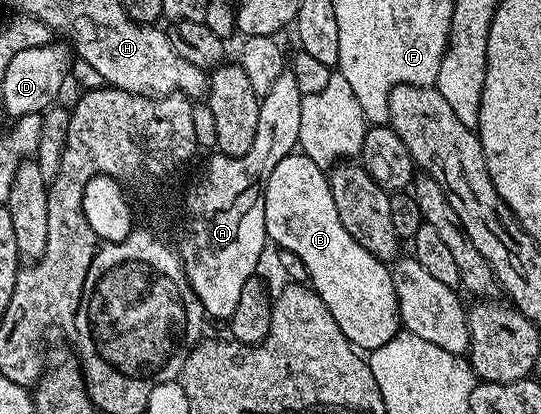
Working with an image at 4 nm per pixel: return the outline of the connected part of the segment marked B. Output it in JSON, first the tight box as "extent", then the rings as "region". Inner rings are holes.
{"extent":[265,153,401,353],"region":[[[302,153],[286,155],[284,159],[277,161],[277,169],[273,169],[273,173],[269,173],[269,181],[265,185],[265,229],[268,240],[272,244],[276,243],[276,248],[293,253],[301,261],[301,265],[305,265],[311,290],[318,293],[321,301],[325,301],[325,309],[329,309],[329,313],[333,313],[333,321],[337,321],[337,329],[341,329],[341,333],[345,333],[345,337],[351,342],[352,347],[360,352],[370,353],[381,349],[381,345],[385,345],[385,341],[389,341],[393,336],[399,334],[401,330],[399,302],[397,301],[397,293],[393,289],[390,266],[384,260],[373,257],[373,253],[369,253],[369,249],[361,249],[361,245],[357,245],[357,241],[353,241],[353,237],[349,237],[345,225],[341,225],[341,217],[337,217],[337,205],[333,201],[328,172],[318,163],[313,162],[309,156]]]}

